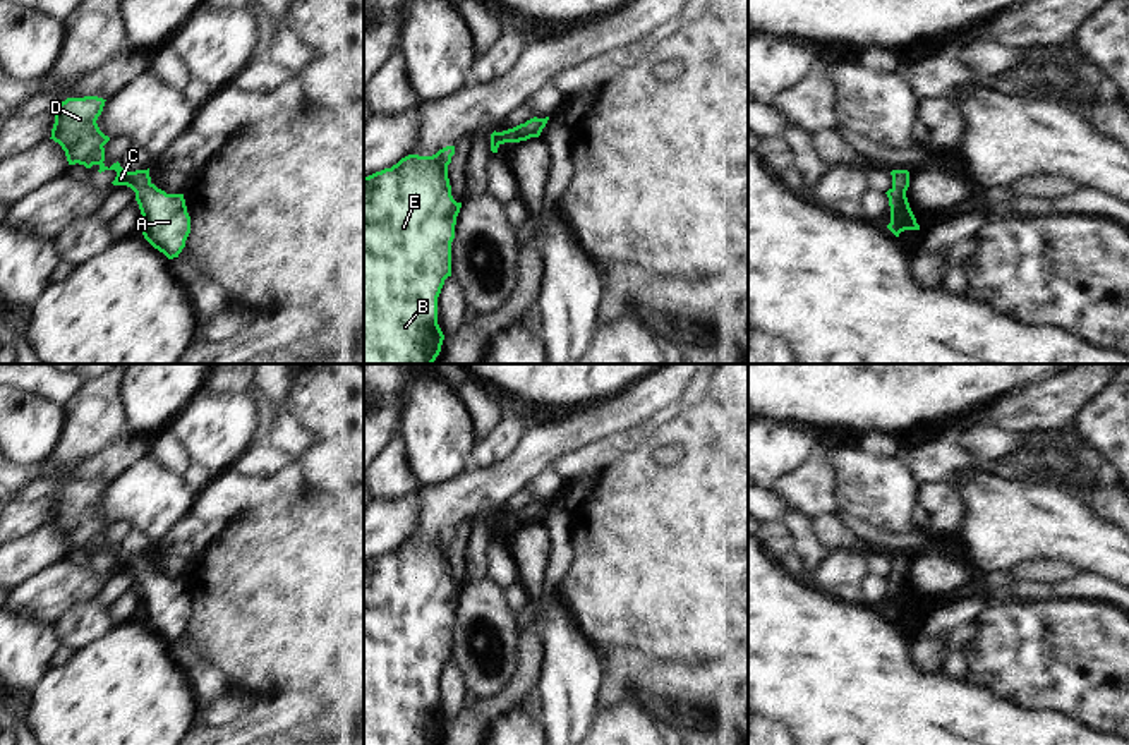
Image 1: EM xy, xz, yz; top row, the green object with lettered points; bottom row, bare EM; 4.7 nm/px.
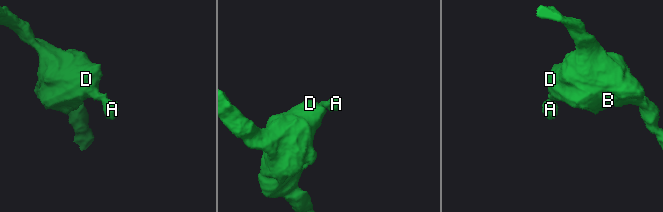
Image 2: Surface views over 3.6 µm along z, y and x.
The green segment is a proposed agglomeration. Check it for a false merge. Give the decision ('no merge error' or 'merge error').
no merge error

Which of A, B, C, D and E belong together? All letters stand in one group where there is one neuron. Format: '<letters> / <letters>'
A B C D E

